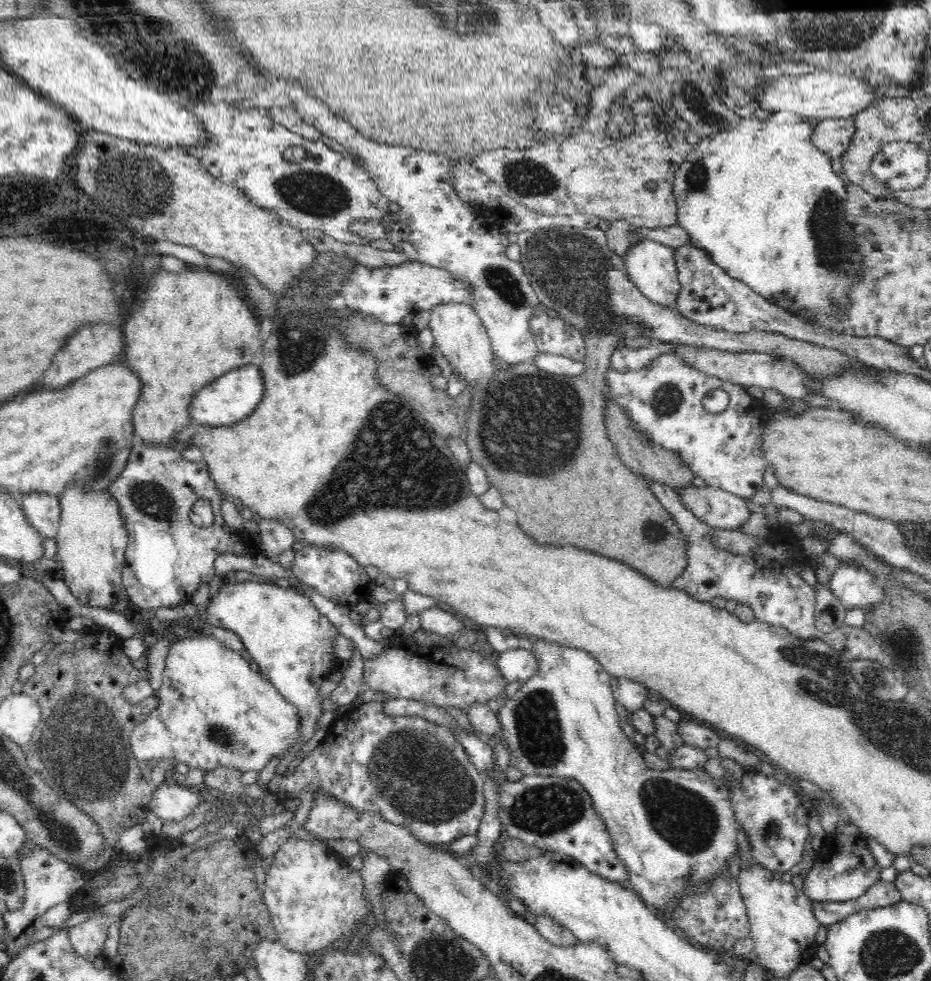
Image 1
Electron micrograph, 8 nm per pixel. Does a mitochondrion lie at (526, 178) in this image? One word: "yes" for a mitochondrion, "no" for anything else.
yes

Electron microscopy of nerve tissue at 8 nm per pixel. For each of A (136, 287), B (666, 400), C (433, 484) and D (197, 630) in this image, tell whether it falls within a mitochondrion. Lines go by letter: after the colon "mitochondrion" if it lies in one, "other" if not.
A: other
B: mitochondrion
C: mitochondrion
D: other

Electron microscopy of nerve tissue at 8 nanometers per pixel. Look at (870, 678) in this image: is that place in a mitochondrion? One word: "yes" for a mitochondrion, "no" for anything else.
yes

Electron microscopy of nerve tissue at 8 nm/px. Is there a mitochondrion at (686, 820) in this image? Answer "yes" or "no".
yes

